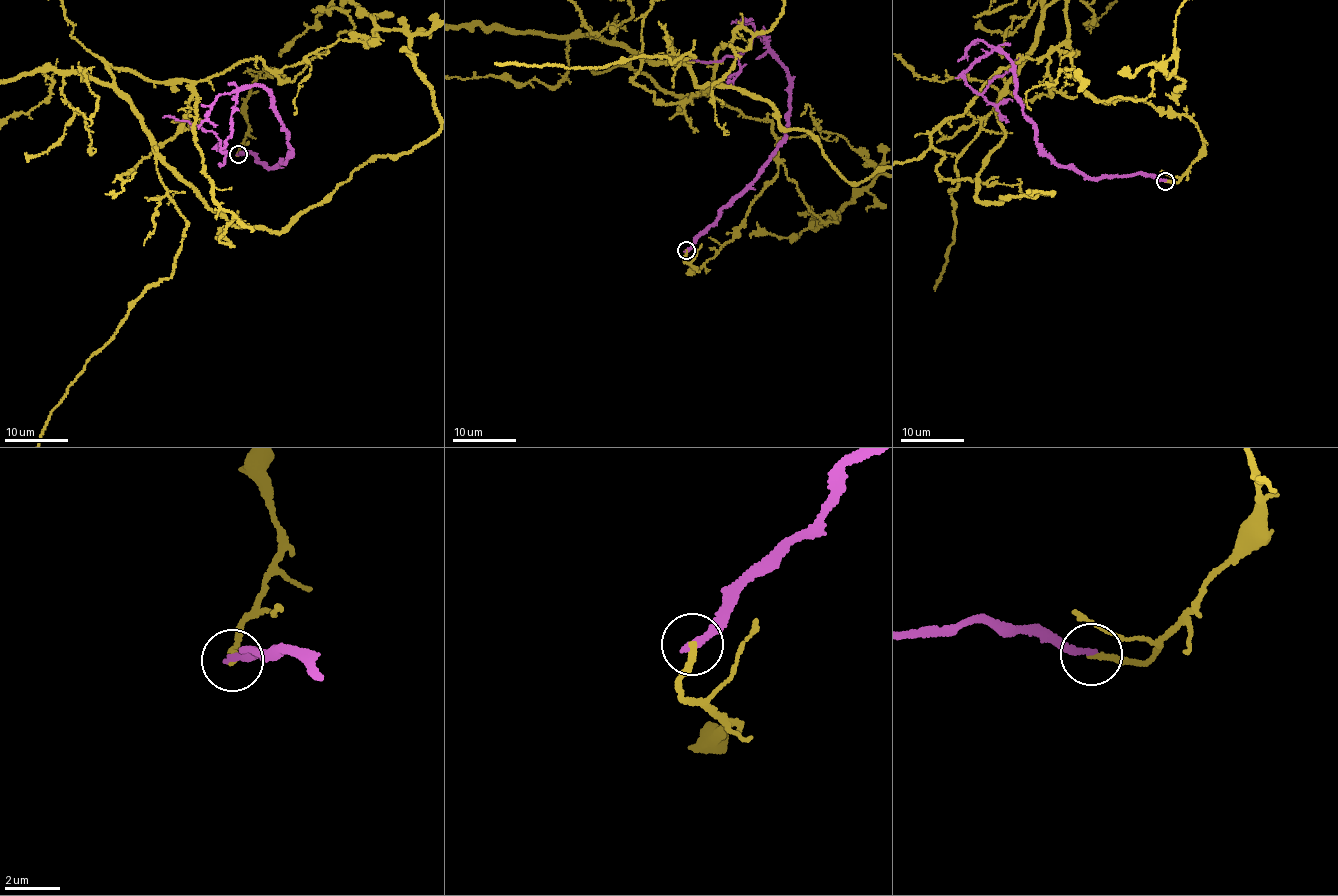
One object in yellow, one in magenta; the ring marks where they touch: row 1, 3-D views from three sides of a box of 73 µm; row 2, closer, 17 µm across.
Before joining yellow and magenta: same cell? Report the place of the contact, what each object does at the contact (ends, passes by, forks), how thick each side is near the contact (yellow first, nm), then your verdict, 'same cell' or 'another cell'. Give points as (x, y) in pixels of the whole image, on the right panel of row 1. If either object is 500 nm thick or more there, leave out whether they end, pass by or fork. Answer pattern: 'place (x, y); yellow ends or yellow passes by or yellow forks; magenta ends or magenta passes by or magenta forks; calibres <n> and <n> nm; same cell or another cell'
place (1165, 181); yellow ends; magenta ends; calibres 220 and 280 nm; another cell

